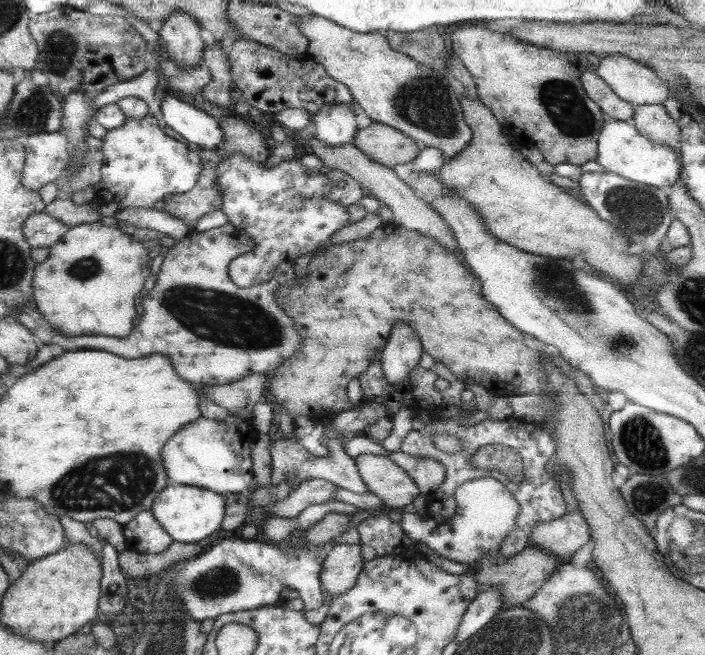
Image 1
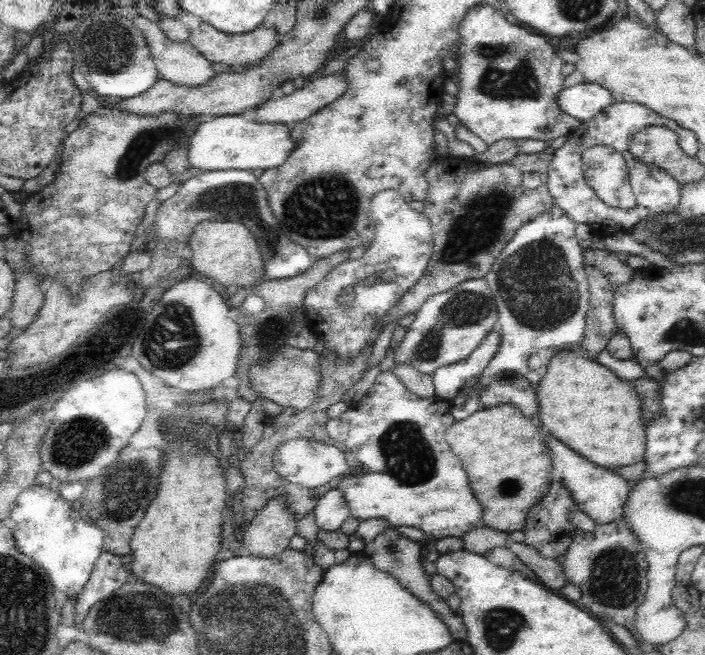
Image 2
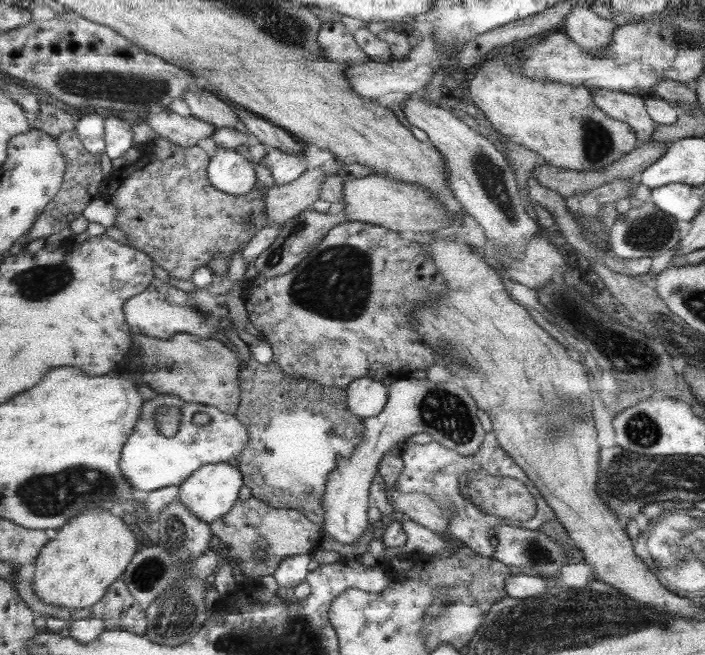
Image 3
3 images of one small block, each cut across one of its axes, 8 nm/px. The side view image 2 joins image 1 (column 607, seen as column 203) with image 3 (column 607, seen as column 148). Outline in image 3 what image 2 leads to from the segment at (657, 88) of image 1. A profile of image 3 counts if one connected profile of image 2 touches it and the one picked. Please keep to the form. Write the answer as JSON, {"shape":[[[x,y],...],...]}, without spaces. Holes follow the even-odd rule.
{"shape":[[[578,4],[565,15],[563,32],[585,52],[602,52],[612,42],[618,19],[602,19],[586,4]]]}

